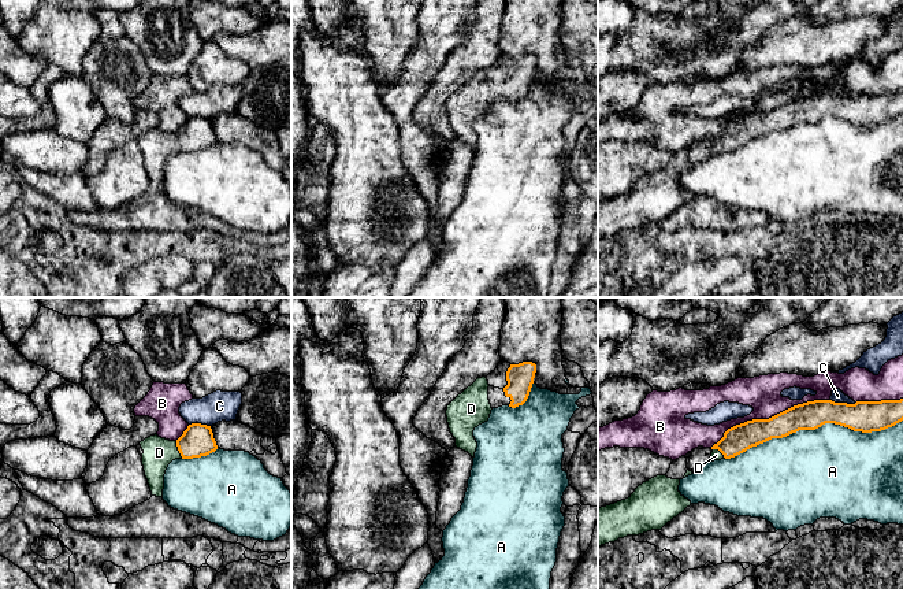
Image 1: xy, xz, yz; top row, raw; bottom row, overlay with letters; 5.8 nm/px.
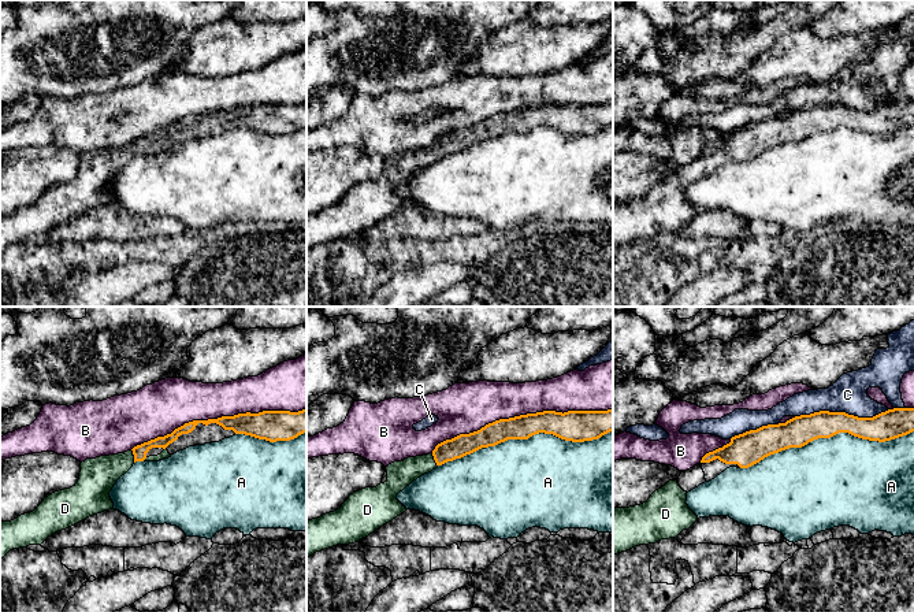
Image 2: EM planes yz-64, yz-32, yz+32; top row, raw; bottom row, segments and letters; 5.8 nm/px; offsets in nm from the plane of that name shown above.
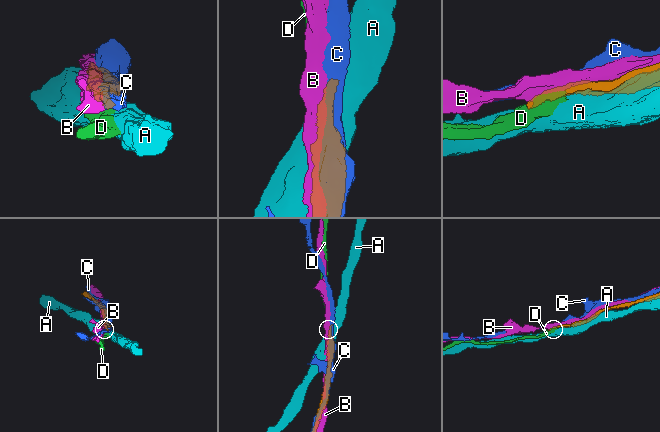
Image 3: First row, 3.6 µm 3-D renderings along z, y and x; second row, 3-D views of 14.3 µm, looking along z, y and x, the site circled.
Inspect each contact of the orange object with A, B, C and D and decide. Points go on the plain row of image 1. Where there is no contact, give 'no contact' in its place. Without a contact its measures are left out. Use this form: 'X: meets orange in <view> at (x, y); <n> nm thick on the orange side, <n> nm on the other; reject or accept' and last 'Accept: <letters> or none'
A: meets orange in yz at (813, 122); 170 nm thick on the orange side, 500 nm on the other; reject
B: meets orange in yz at (769, 111); 170 nm thick on the orange side, 200 nm on the other; reject
C: meets orange in yz at (843, 96); 190 nm thick on the orange side, 80 nm on the other; reject
D: meets orange in xy at (178, 143); 190 nm thick on the orange side, 180 nm on the other; accept
Accept: D

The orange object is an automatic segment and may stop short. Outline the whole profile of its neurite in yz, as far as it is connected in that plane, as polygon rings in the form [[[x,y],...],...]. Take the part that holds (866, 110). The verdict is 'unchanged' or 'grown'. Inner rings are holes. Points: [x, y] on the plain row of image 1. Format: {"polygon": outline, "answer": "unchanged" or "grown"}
{"polygon": [[[903,92],[881,95],[856,95],[855,97],[814,93],[794,99],[769,112],[752,112],[736,118],[711,140],[725,152],[772,131],[783,131],[799,123],[815,123],[835,116],[854,125],[881,125],[903,114]]], "answer": "unchanged"}

